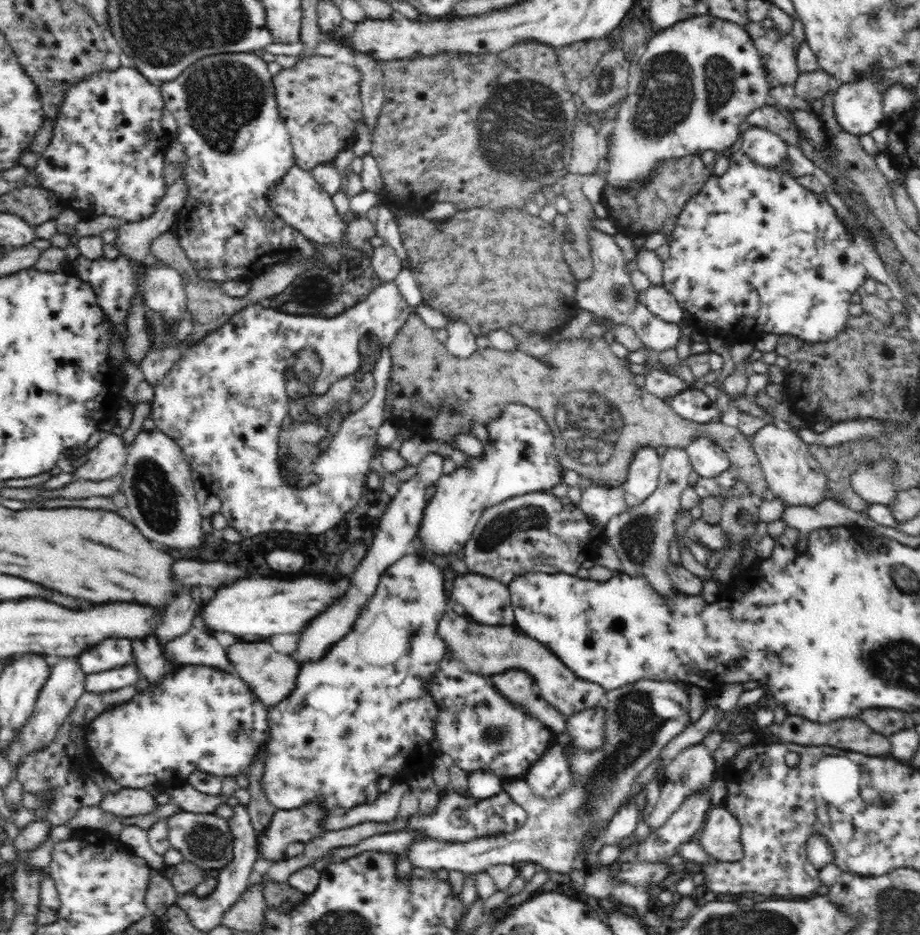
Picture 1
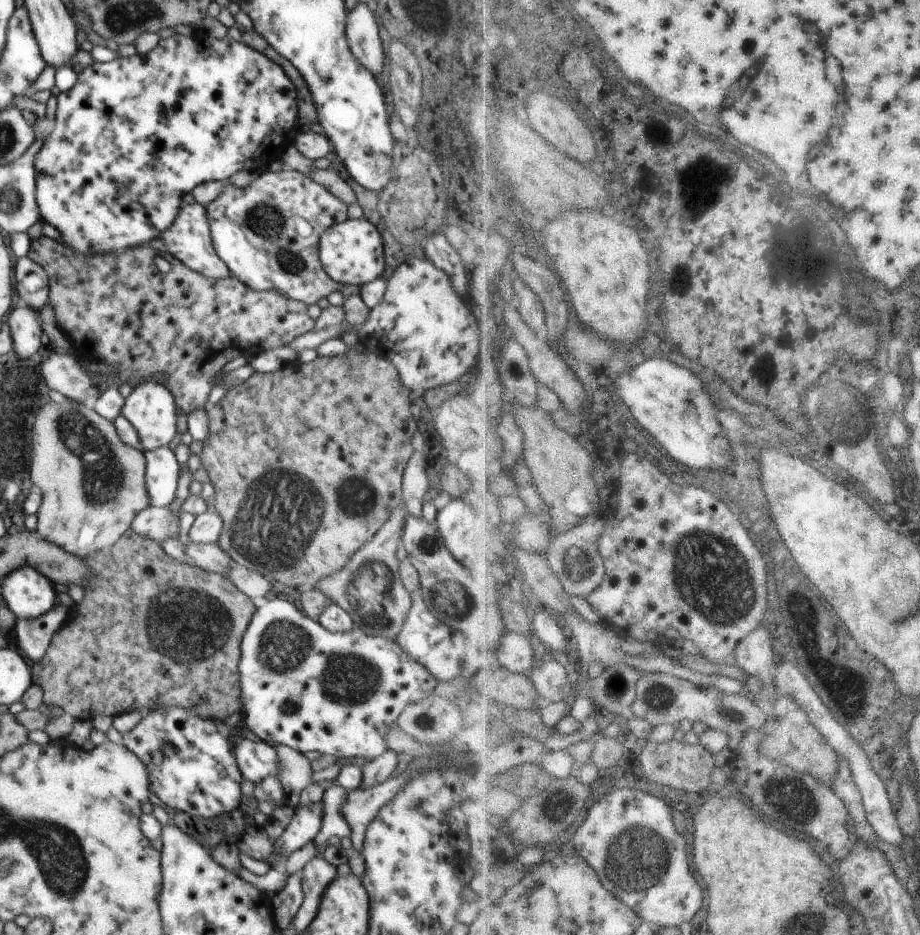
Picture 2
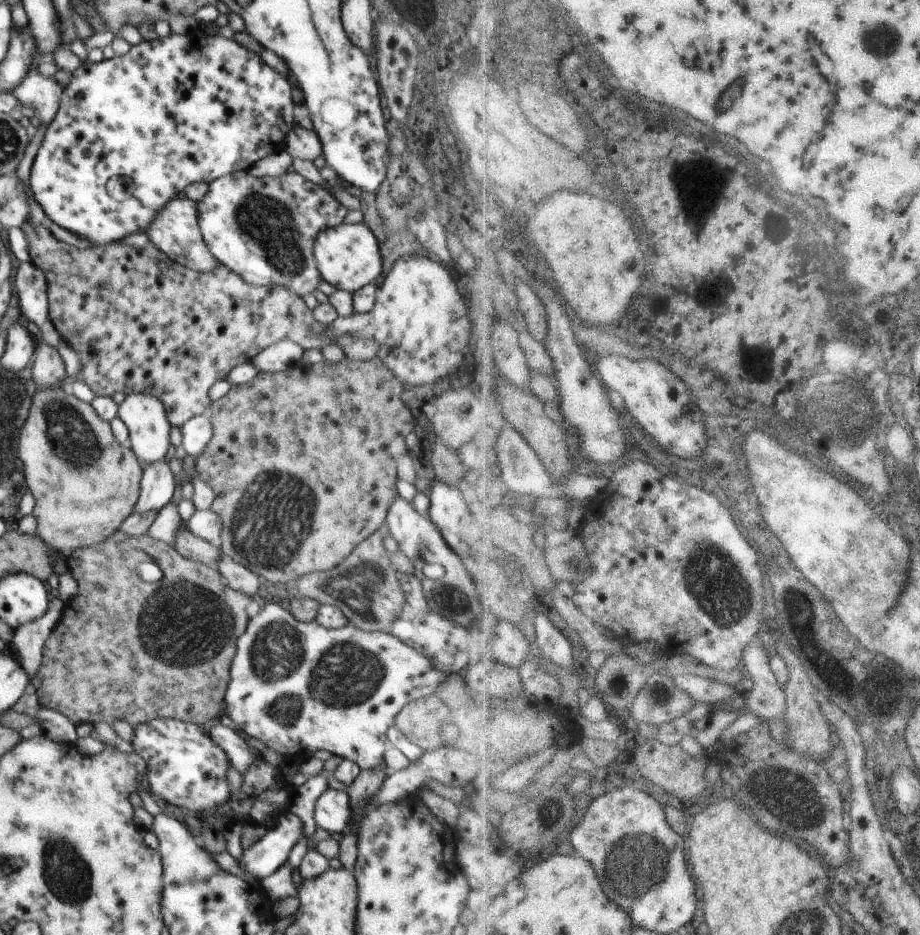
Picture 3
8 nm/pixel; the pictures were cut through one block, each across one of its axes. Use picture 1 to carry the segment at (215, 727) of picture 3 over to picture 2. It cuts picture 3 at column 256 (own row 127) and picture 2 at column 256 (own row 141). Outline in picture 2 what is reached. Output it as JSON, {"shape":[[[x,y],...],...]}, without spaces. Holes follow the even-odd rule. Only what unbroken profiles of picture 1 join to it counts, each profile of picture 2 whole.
{"shape":[[[243,736],[236,740],[234,754],[242,777],[254,784],[268,776],[278,776],[280,762],[276,747],[255,737]]]}

